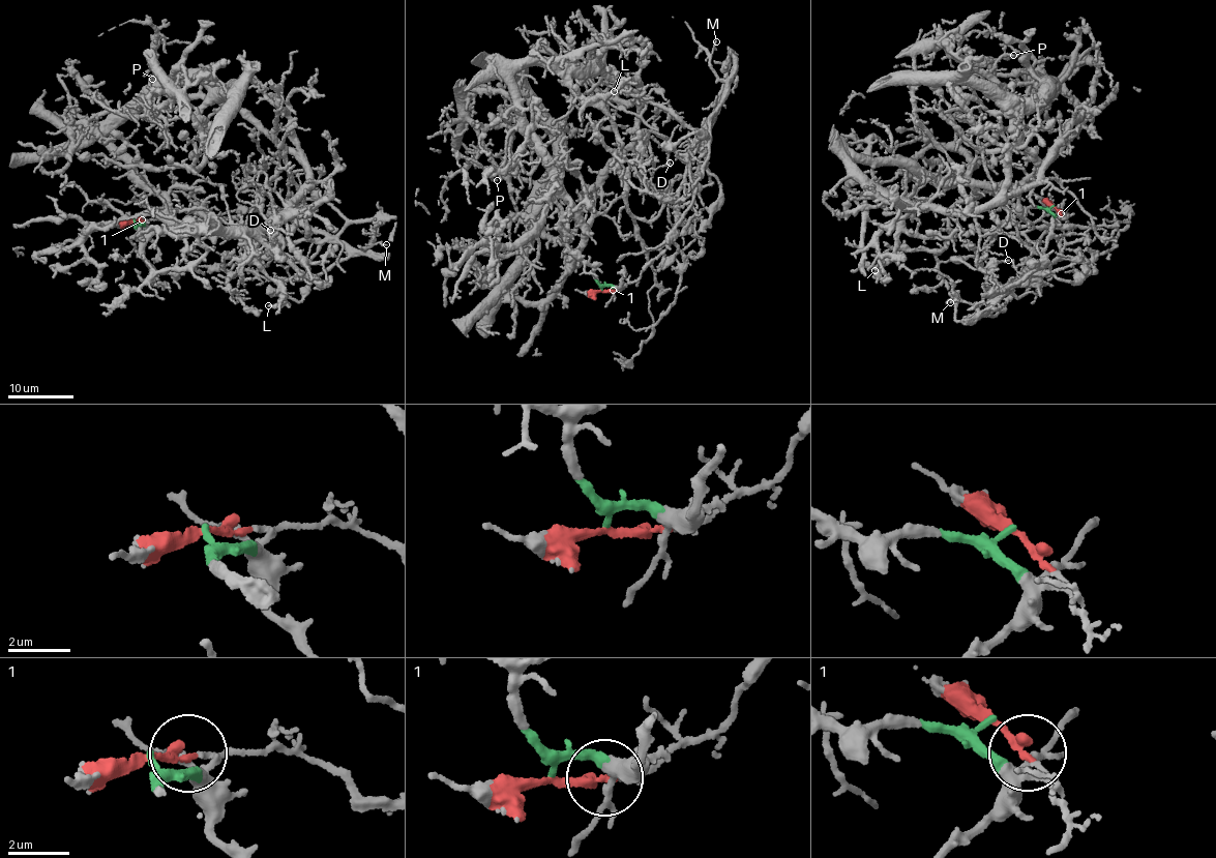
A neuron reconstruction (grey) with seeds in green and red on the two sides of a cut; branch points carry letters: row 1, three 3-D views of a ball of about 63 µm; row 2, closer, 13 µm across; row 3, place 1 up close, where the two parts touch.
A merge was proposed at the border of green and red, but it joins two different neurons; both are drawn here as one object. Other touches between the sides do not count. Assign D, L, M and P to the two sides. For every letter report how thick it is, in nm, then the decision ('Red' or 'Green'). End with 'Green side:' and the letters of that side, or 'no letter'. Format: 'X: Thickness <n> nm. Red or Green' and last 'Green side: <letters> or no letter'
D: Thickness 180 nm. Red
L: Thickness 200 nm. Green
M: Thickness 120 nm. Red
P: Thickness 200 nm. Green
Green side: L, P

